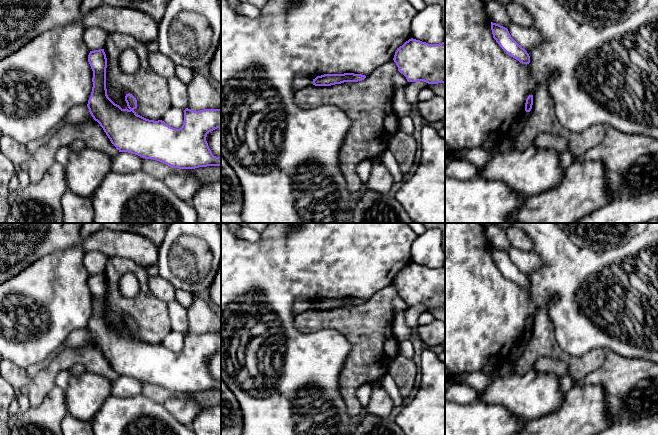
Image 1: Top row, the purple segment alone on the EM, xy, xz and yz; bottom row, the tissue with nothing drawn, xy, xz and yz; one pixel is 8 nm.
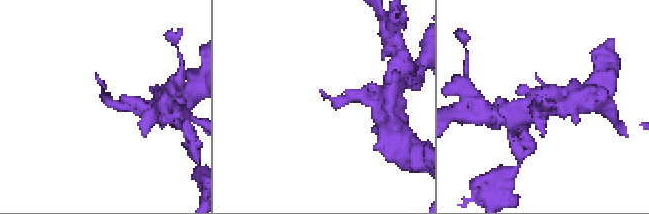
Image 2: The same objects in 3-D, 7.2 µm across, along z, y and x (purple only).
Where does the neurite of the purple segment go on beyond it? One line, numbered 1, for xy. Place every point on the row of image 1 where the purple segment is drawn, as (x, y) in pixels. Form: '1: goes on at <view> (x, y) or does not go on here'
1: does not go on here

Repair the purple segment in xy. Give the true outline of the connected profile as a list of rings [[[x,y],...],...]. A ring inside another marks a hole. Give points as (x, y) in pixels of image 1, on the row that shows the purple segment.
[[[104,49],[90,51],[88,55],[88,62],[93,71],[93,87],[87,107],[93,119],[100,124],[111,143],[119,152],[128,152],[145,159],[153,159],[179,169],[195,169],[207,166],[221,167],[221,156],[214,156],[206,141],[206,137],[209,132],[217,128],[221,128],[221,109],[204,109],[194,111],[186,108],[184,110],[184,122],[182,127],[179,129],[169,126],[162,120],[154,121],[146,119],[134,111],[137,108],[137,100],[132,94],[128,93],[125,96],[125,101],[128,106],[126,109],[122,109],[108,97],[106,89],[107,58]]]

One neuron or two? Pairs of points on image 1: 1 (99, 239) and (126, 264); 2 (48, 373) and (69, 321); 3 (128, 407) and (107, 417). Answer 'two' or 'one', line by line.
1: two
2: two
3: one

